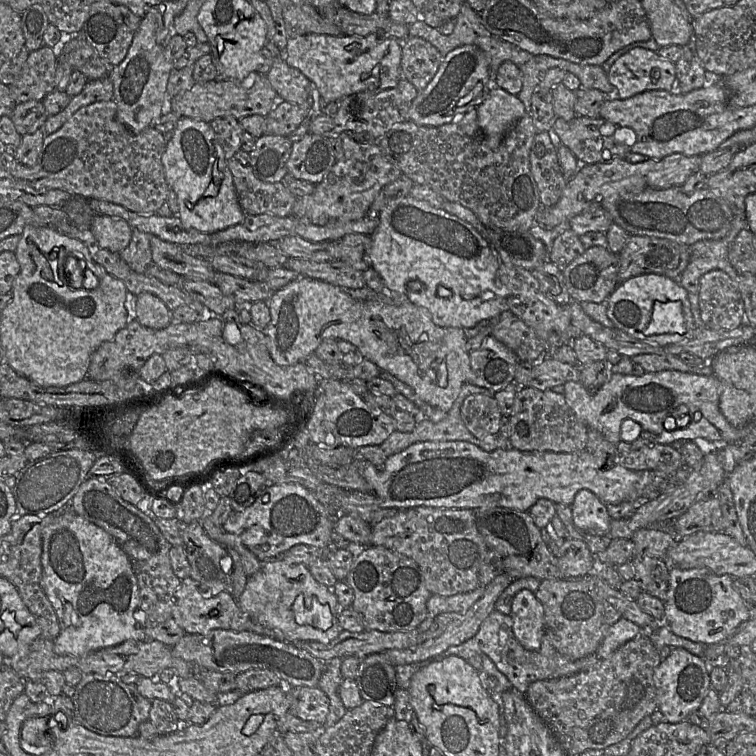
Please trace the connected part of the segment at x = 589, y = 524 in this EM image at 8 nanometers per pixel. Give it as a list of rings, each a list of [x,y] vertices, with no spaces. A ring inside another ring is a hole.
[[[580,490],[570,506],[575,527],[586,533],[606,537],[611,523],[607,505],[592,492]]]

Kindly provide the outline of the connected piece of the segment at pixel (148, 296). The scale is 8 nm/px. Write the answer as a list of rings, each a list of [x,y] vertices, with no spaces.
[[[142,292],[136,296],[136,320],[145,327],[162,329],[172,322],[172,310],[155,294]]]

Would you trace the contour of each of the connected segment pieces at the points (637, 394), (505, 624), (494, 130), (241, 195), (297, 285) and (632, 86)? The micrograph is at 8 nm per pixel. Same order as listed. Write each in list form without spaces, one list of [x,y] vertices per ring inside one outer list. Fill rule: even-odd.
[[[662,371],[658,373],[646,373],[642,376],[635,375],[622,375],[622,374],[613,374],[608,382],[606,382],[596,393],[591,394],[586,387],[580,382],[568,382],[564,385],[564,394],[566,403],[575,413],[576,417],[584,422],[590,430],[595,430],[600,432],[606,440],[614,444],[618,444],[621,440],[633,441],[632,438],[629,438],[630,432],[633,432],[634,426],[636,423],[641,428],[641,433],[637,432],[637,435],[642,435],[644,438],[654,438],[657,442],[661,444],[673,444],[677,441],[695,441],[700,442],[707,446],[708,450],[717,451],[720,446],[728,443],[739,443],[743,441],[749,434],[749,426],[744,427],[734,427],[732,426],[725,416],[722,414],[719,408],[719,399],[721,394],[721,382],[719,379],[712,375],[703,375],[703,374],[691,374],[691,373],[682,373],[679,371]]]
[[[495,609],[483,621],[479,631],[474,637],[472,637],[471,639],[465,641],[460,645],[449,647],[444,652],[444,654],[438,658],[446,657],[449,655],[455,655],[460,658],[463,658],[464,660],[468,660],[475,654],[485,654],[486,656],[488,656],[495,663],[498,670],[508,678],[509,682],[511,683],[511,687],[523,694],[527,690],[528,686],[535,681],[549,680],[549,679],[555,679],[563,676],[572,675],[580,671],[591,669],[594,665],[596,665],[596,663],[599,663],[602,660],[604,660],[604,659],[597,659],[595,653],[577,660],[570,659],[560,654],[555,649],[555,647],[550,643],[546,635],[543,637],[541,647],[539,648],[539,650],[537,651],[527,650],[520,644],[520,642],[517,640],[517,638],[513,633],[513,620],[511,616],[505,615]]]
[[[492,86],[475,111],[479,127],[491,149],[498,148],[507,131],[524,116],[523,104],[518,97],[496,86]]]
[[[235,158],[227,160],[227,166],[232,174],[238,202],[245,214],[270,214],[277,217],[289,217],[298,200],[282,183],[266,183],[258,179],[249,165],[243,165]]]
[[[300,277],[277,290],[269,299],[268,306],[271,320],[264,331],[269,353],[279,365],[290,366],[303,362],[326,339],[345,340],[352,343],[363,358],[406,383],[423,401],[444,412],[451,408],[463,384],[470,383],[470,360],[464,328],[438,326],[426,308],[411,302],[396,305],[359,301],[336,285]]]
[[[646,48],[630,49],[606,73],[615,88],[611,96],[617,99],[626,99],[650,90],[670,91],[676,79],[675,62]]]

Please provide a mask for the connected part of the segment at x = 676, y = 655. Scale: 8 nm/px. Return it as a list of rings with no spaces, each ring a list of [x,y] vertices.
[[[675,647],[655,671],[657,708],[665,721],[677,723],[698,712],[711,687],[709,666],[705,660],[681,647]]]

